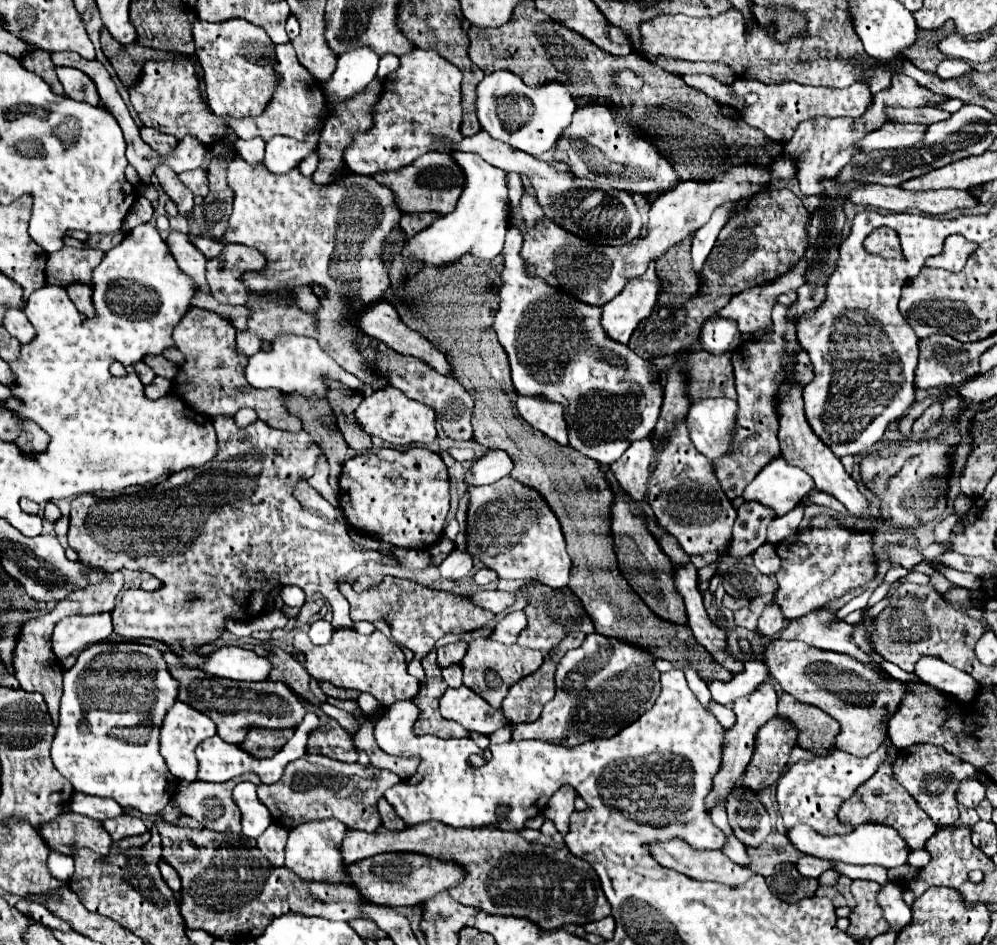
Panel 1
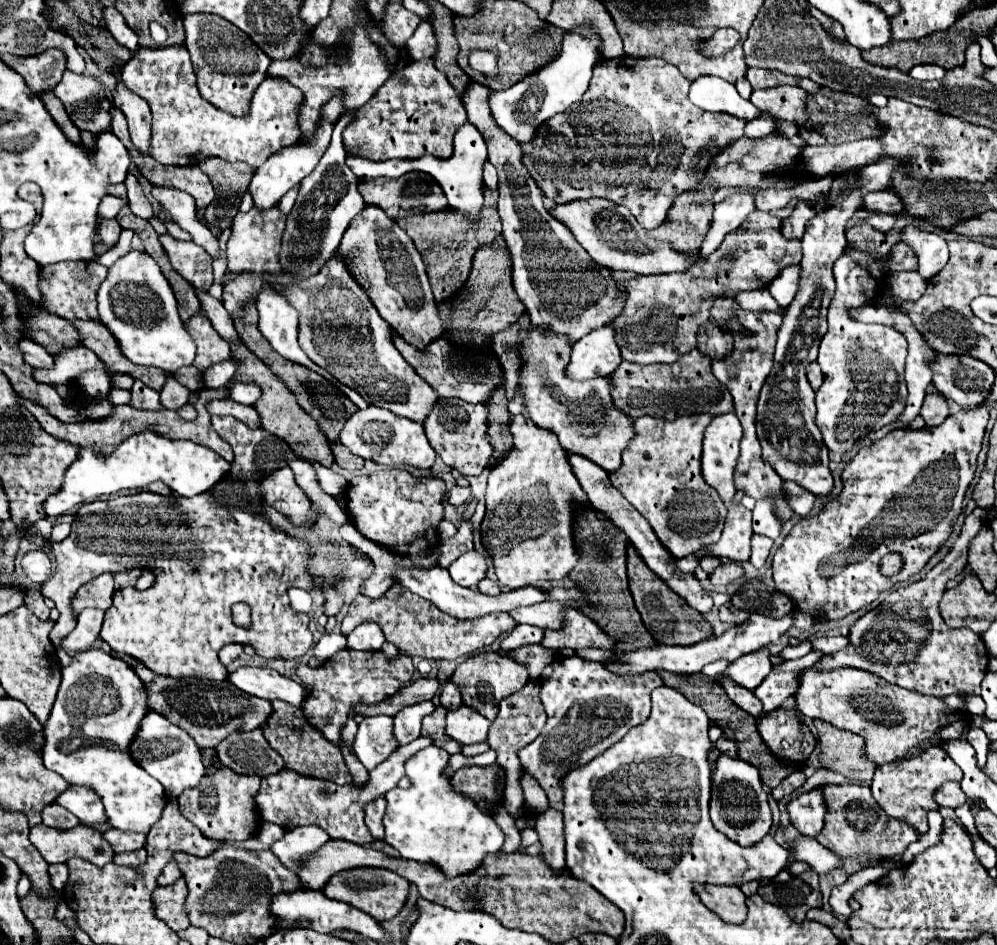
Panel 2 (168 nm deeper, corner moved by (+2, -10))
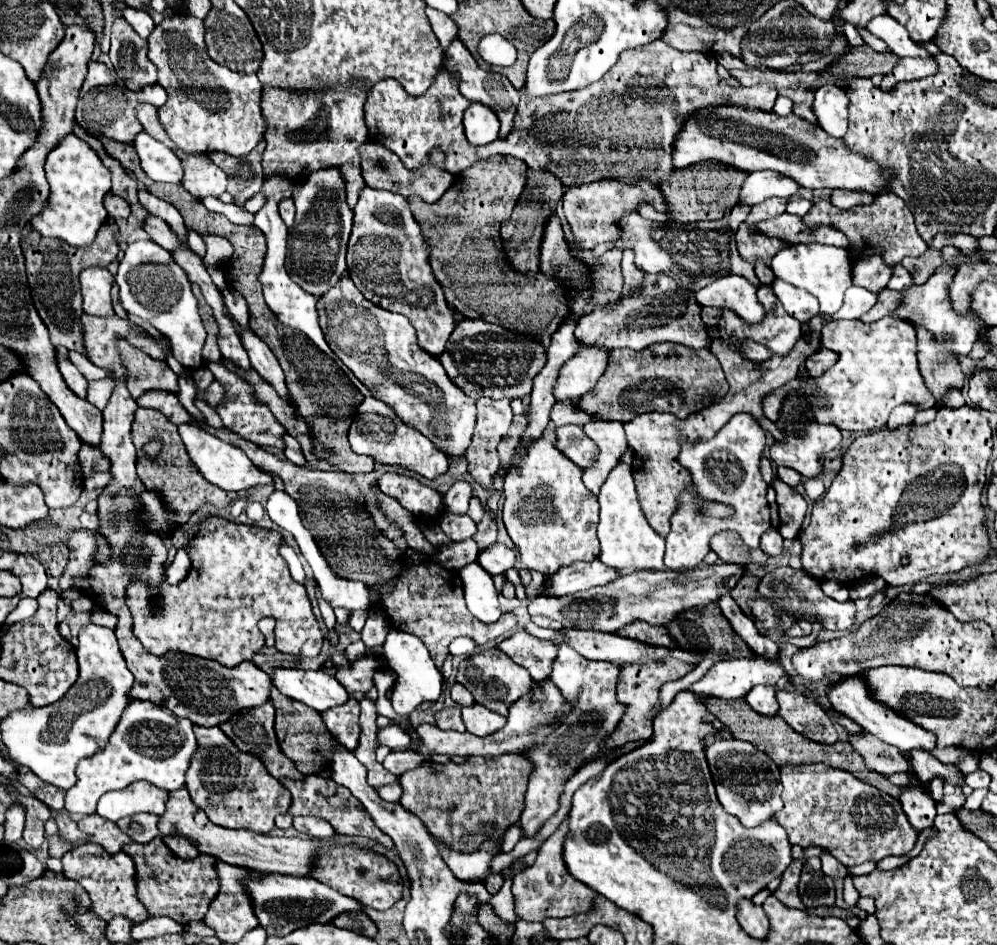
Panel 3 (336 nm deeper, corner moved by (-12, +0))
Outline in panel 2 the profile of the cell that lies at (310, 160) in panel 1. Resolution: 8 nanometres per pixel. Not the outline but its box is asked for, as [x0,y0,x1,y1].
[278,184,299,214]

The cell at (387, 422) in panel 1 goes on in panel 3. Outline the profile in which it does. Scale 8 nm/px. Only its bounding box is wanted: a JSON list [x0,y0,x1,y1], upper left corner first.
[348,398,448,478]

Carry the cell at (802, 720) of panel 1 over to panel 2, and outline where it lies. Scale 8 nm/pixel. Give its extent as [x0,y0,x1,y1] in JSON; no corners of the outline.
[820,722,876,784]

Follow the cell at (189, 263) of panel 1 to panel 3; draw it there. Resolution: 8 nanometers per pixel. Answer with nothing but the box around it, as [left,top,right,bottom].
[240,326,290,398]

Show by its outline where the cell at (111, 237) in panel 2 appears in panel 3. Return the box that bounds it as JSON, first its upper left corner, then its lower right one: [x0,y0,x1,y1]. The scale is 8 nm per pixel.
[104,192,130,220]

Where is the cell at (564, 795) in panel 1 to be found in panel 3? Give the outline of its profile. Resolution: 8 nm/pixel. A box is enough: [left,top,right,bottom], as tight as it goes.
[512,816,598,922]

